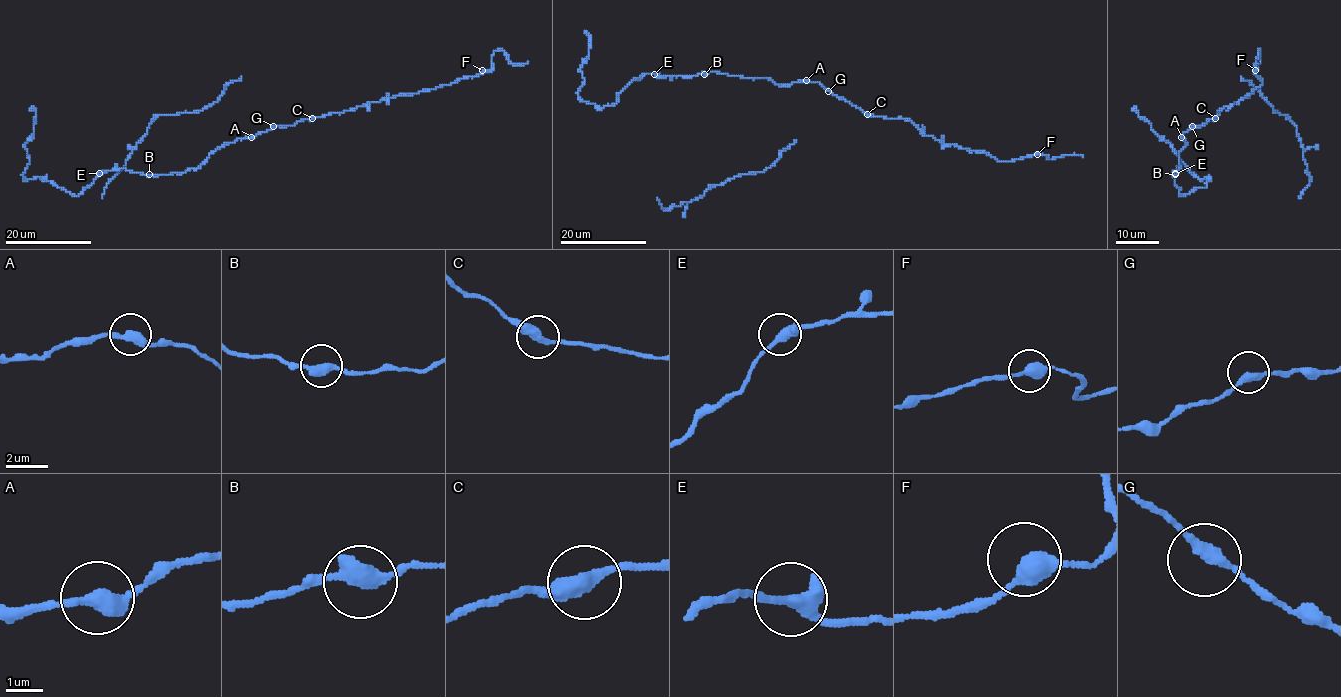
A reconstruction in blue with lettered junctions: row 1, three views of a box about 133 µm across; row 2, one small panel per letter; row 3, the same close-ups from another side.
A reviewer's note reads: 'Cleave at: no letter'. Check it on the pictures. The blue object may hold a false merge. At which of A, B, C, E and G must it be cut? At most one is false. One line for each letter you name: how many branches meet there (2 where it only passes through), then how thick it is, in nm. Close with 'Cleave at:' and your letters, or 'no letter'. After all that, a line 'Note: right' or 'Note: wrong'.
Cleave at: no letter
Note: right

